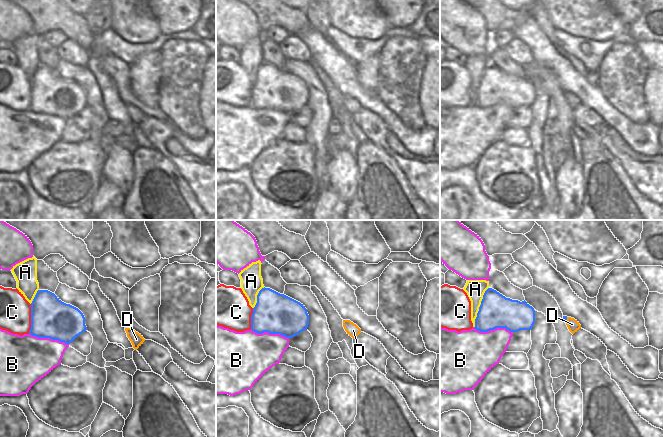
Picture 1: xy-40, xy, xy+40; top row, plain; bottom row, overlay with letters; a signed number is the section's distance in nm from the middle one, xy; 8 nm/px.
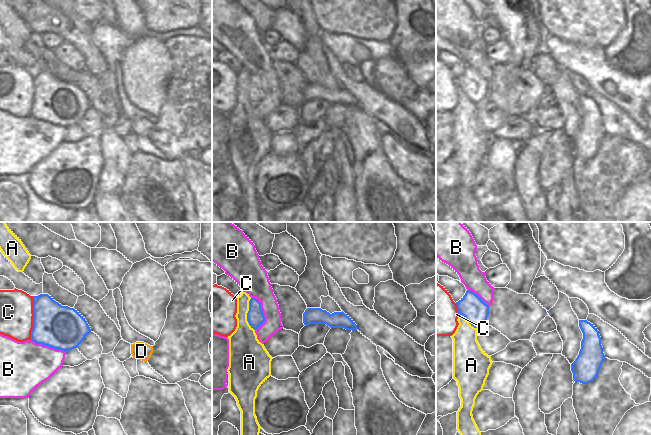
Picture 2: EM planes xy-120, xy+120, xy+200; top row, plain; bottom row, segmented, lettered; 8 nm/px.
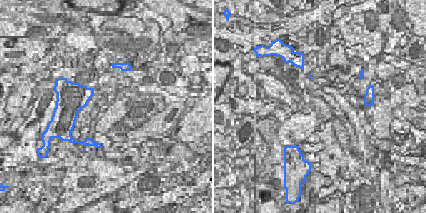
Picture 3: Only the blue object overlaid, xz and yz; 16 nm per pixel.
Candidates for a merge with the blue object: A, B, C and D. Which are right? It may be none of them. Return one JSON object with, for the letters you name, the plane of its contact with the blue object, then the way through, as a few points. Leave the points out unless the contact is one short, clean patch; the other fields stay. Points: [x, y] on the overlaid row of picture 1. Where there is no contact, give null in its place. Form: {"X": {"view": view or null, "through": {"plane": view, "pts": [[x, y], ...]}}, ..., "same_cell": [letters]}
{"same_cell": []}

